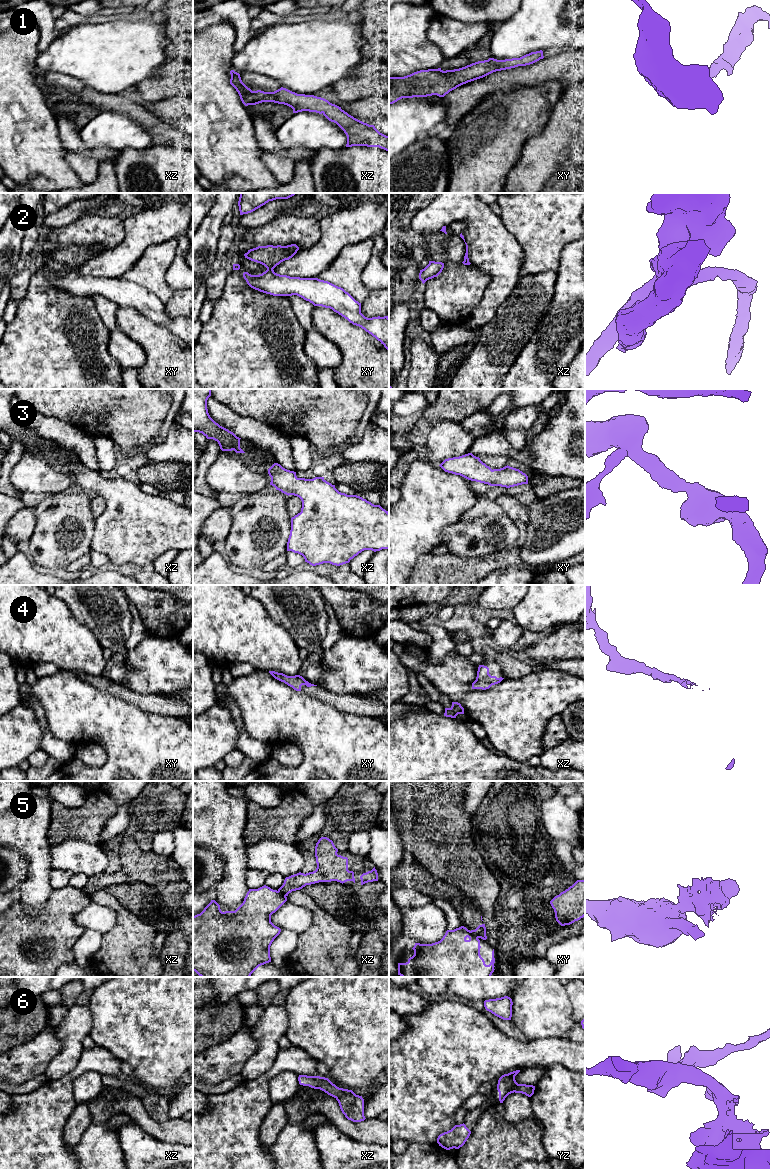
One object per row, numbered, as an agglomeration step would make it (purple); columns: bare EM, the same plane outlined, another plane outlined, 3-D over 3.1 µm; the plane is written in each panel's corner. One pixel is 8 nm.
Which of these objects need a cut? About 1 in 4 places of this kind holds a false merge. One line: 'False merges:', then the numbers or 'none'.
False merges: 2, 5

